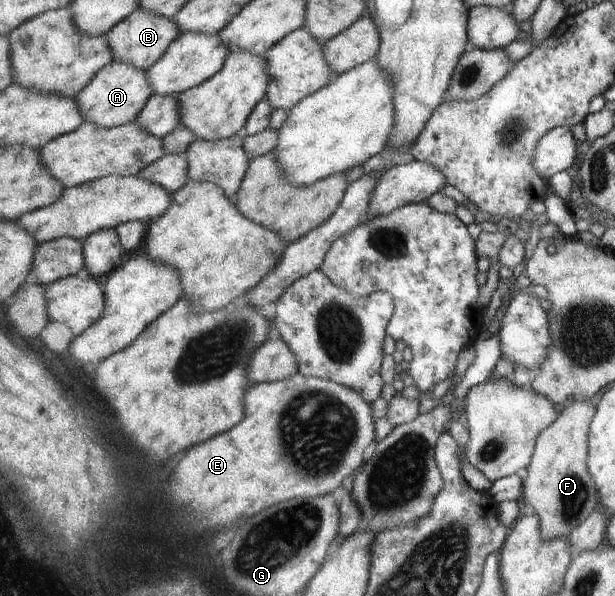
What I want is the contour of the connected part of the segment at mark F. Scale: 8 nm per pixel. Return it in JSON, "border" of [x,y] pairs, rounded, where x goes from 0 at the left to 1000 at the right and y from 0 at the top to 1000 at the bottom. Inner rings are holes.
{"border":[[[928,671],[911,688],[907,701],[875,728],[868,743],[855,802],[847,805],[849,846],[859,844],[872,866],[881,906],[920,903],[959,859],[972,851],[969,817],[953,789],[956,716],[967,685],[951,671]]]}

